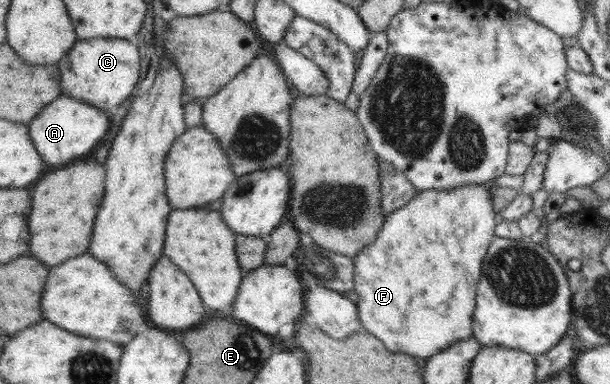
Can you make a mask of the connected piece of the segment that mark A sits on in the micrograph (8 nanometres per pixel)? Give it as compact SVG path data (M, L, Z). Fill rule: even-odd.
M60 95L49 102L28 124L28 132L40 158L48 166L68 164L83 159L102 142L111 126L110 115L100 109L76 100L71 96Z

